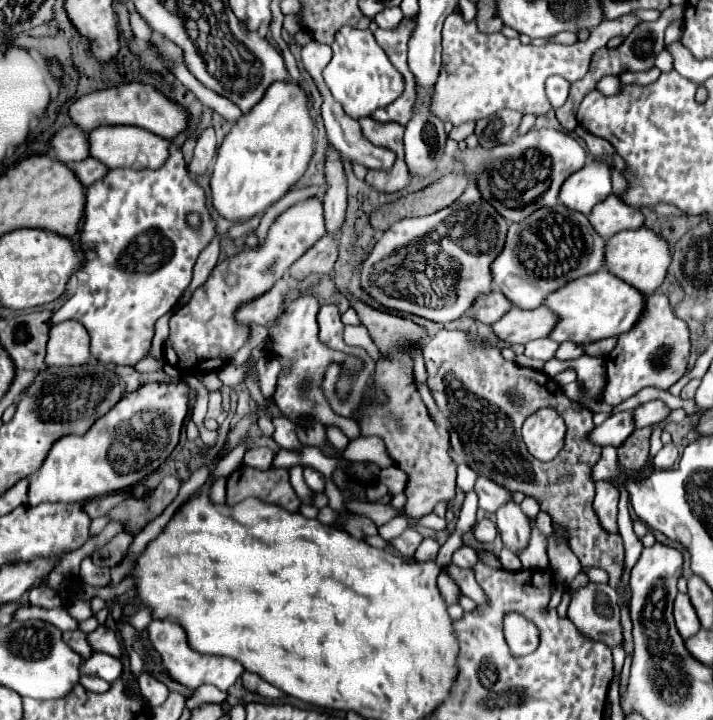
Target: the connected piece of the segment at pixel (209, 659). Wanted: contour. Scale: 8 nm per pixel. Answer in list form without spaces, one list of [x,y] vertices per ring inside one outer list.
[[[153,620],[149,624],[149,640],[153,644],[153,648],[159,652],[159,656],[163,658],[163,666],[169,672],[169,676],[177,682],[181,682],[183,686],[197,690],[203,684],[213,684],[217,686],[221,692],[227,692],[229,686],[235,684],[235,680],[243,674],[243,666],[231,658],[221,658],[221,656],[205,656],[199,654],[195,650],[189,648],[187,644],[187,636],[183,632],[183,628],[177,622],[171,620]]]

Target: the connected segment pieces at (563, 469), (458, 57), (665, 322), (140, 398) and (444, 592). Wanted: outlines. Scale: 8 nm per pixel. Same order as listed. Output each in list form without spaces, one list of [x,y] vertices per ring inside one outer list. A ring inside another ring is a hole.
[[[439,330],[437,336],[425,344],[423,358],[429,376],[427,386],[447,420],[457,462],[471,466],[481,476],[489,476],[509,492],[523,492],[525,496],[539,500],[541,510],[549,512],[559,528],[571,532],[571,550],[579,562],[583,566],[605,570],[611,580],[609,586],[615,588],[625,606],[629,606],[631,588],[623,586],[623,538],[617,532],[607,532],[593,510],[595,480],[591,478],[591,470],[601,458],[601,448],[587,442],[587,432],[593,428],[593,414],[583,406],[573,404],[567,396],[563,398],[561,386],[551,376],[545,376],[545,372],[521,368],[515,362],[505,360],[497,348],[469,348],[463,332]],[[509,388],[519,390],[521,406],[513,406],[505,398]],[[541,408],[553,408],[567,424],[565,444],[549,462],[533,458],[521,436],[525,418]]]
[[[451,14],[443,26],[443,66],[431,108],[435,108],[435,114],[441,120],[455,126],[463,122],[477,122],[505,108],[521,114],[545,116],[551,110],[543,90],[545,80],[553,74],[559,74],[565,80],[581,80],[589,70],[591,54],[605,46],[613,36],[625,38],[635,24],[639,24],[639,18],[627,14],[621,20],[603,20],[591,28],[587,40],[577,40],[575,44],[545,42],[539,46],[525,46],[519,38],[509,40],[505,36],[479,34],[475,22],[465,24],[463,16]]]
[[[647,296],[647,316],[643,316],[631,332],[619,336],[617,346],[607,356],[607,384],[603,388],[601,402],[617,406],[647,386],[669,390],[687,372],[689,354],[691,338],[687,322],[675,316],[667,296]]]
[[[145,384],[91,426],[87,436],[65,436],[51,448],[43,468],[29,476],[29,504],[43,502],[83,502],[109,492],[129,488],[155,472],[179,442],[179,432],[187,416],[187,384]]]
[[[445,572],[439,574],[439,592],[441,592],[441,596],[443,596],[443,600],[447,604],[455,604],[457,602],[459,588],[457,588],[457,584]]]

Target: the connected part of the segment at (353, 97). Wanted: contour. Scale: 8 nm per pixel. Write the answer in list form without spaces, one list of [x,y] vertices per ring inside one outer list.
[[[343,26],[335,34],[335,42],[331,44],[333,58],[323,70],[323,78],[331,88],[337,102],[341,102],[343,110],[359,120],[363,116],[371,116],[375,110],[391,104],[399,92],[403,92],[403,78],[389,62],[383,48],[377,44],[371,30],[357,30],[351,26]]]

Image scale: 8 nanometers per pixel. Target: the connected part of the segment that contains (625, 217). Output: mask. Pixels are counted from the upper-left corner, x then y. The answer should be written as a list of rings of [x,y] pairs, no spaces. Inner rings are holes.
[[[613,194],[593,208],[589,220],[605,240],[621,230],[635,230],[645,224],[645,216],[641,214],[641,210],[623,204],[623,200]]]

